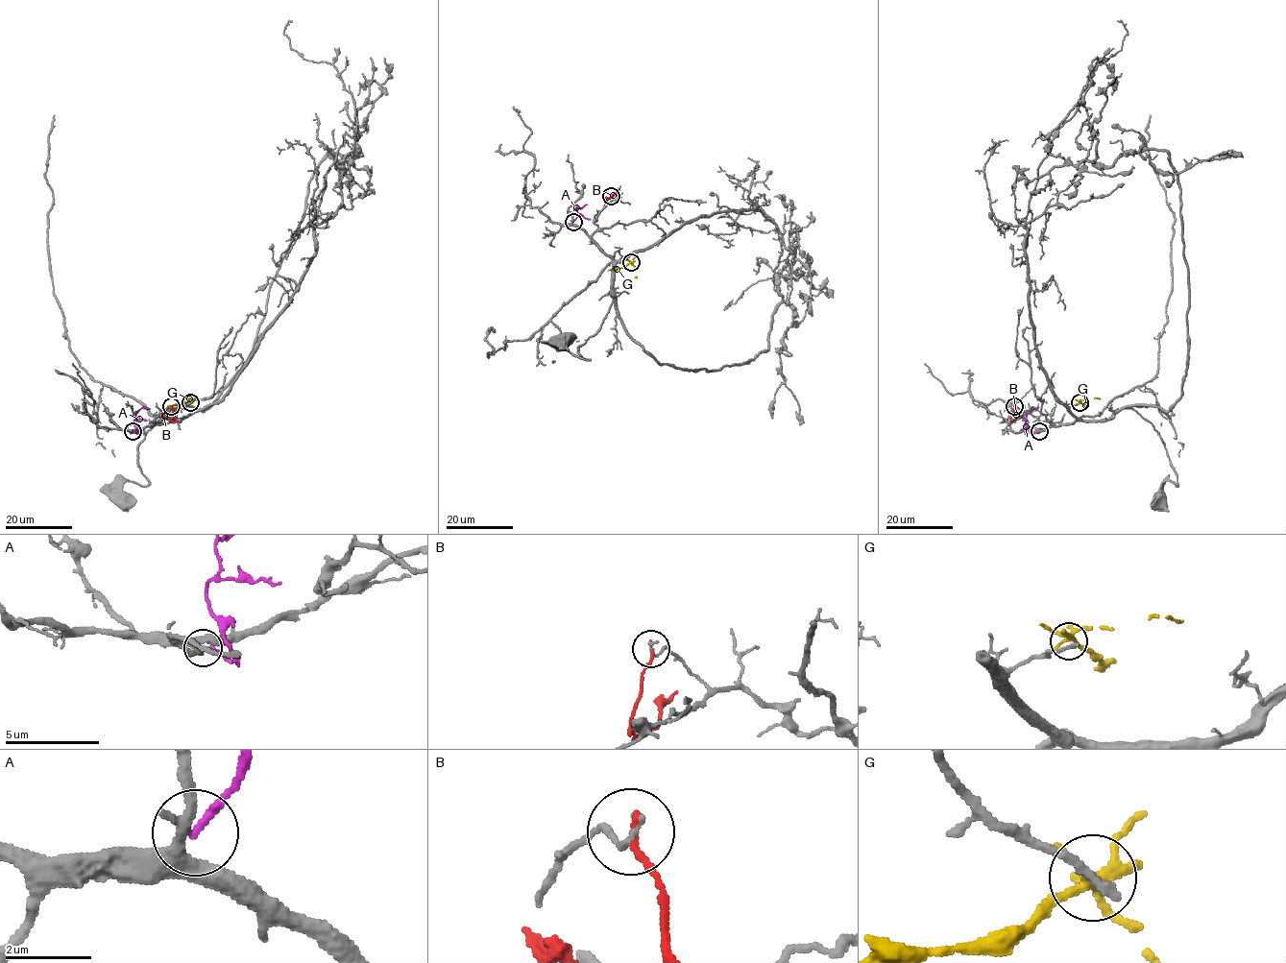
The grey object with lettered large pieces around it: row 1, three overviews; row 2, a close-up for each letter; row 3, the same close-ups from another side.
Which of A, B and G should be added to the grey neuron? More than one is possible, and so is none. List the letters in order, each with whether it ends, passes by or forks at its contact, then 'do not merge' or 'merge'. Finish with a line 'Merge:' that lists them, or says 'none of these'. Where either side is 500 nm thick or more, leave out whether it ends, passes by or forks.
A: it ends there; do not merge
B: it ends there; do not merge
G: it forks there; do not merge
Merge: none of these

